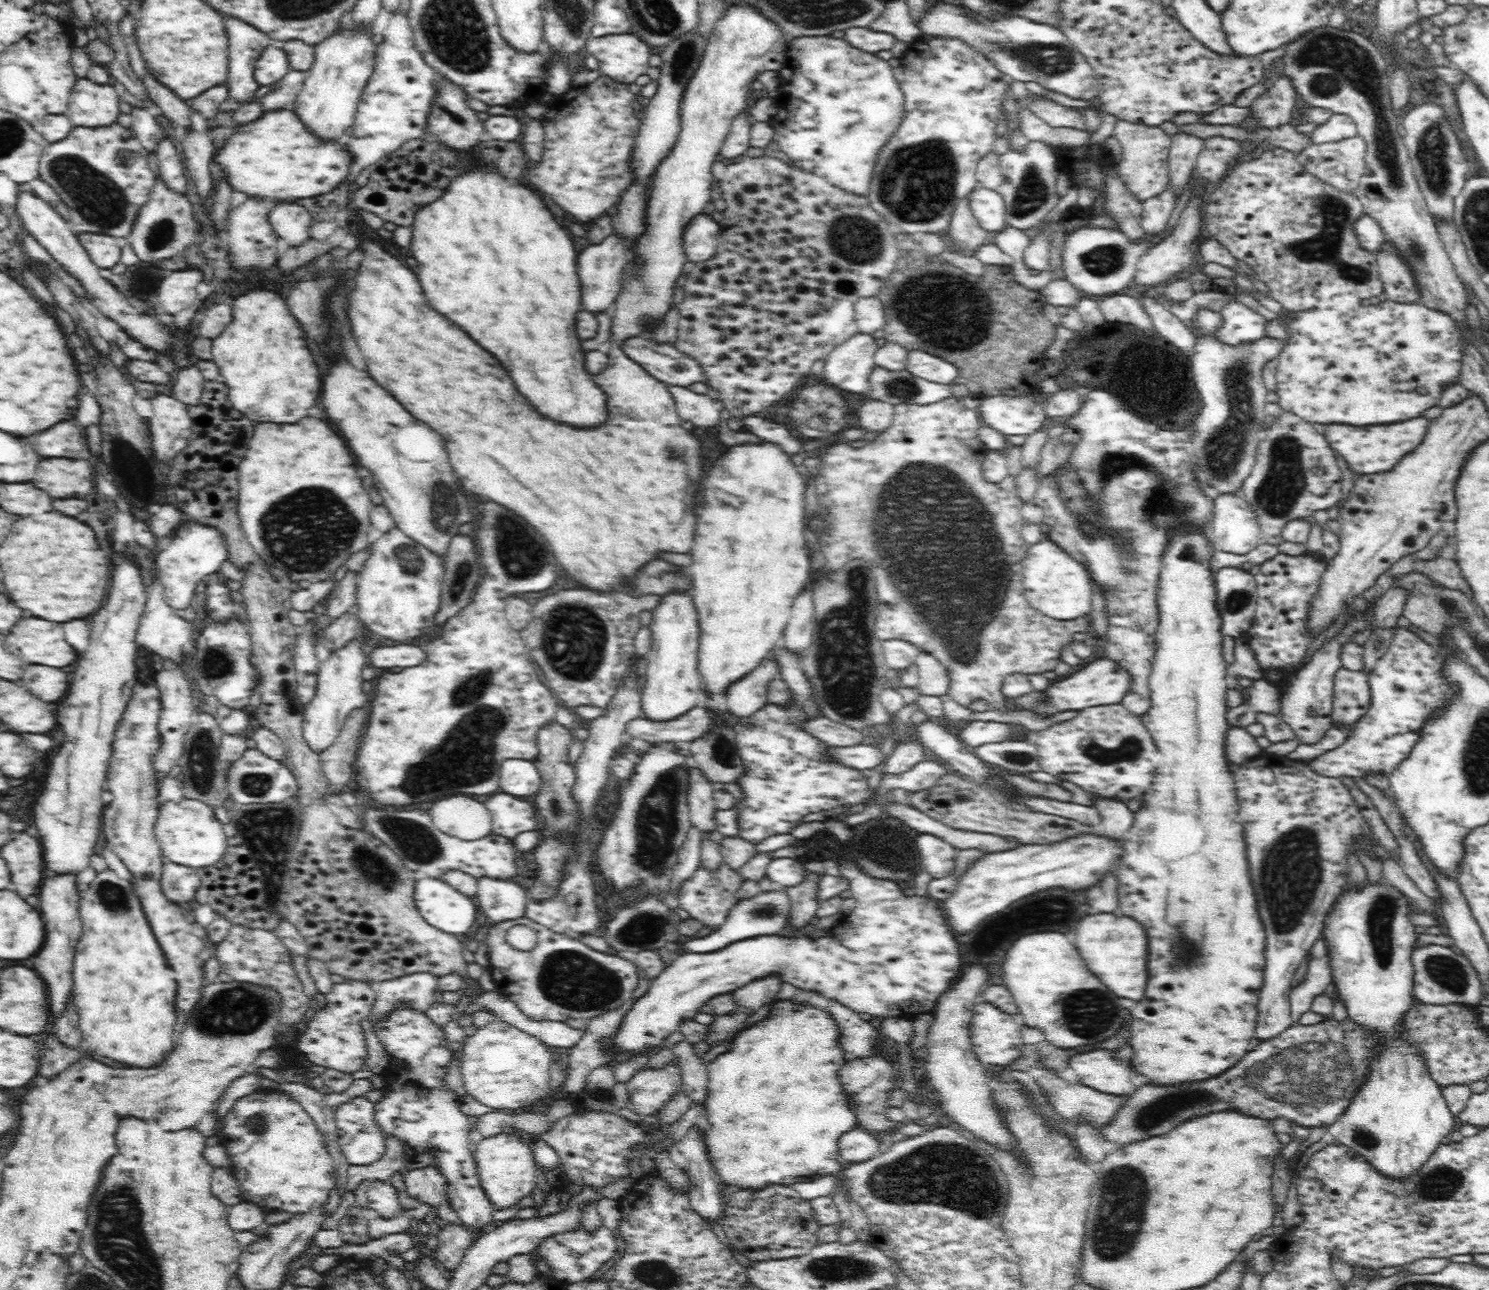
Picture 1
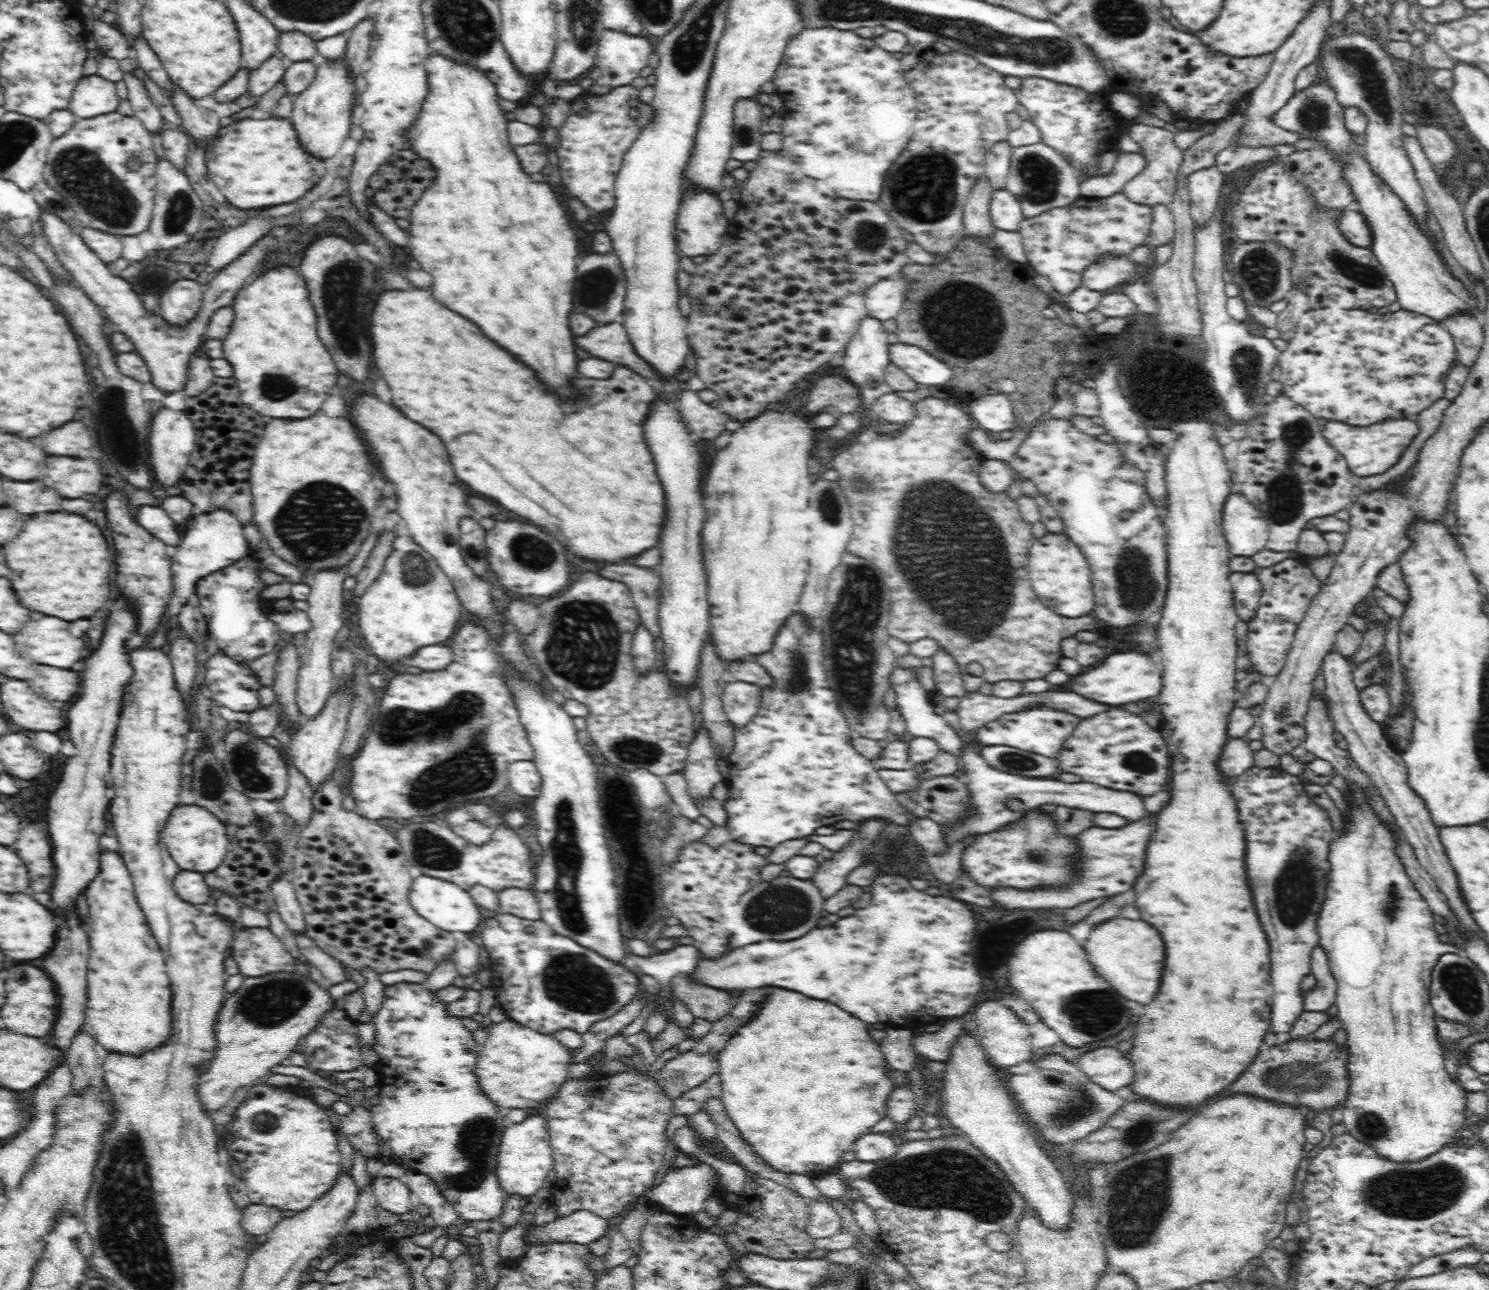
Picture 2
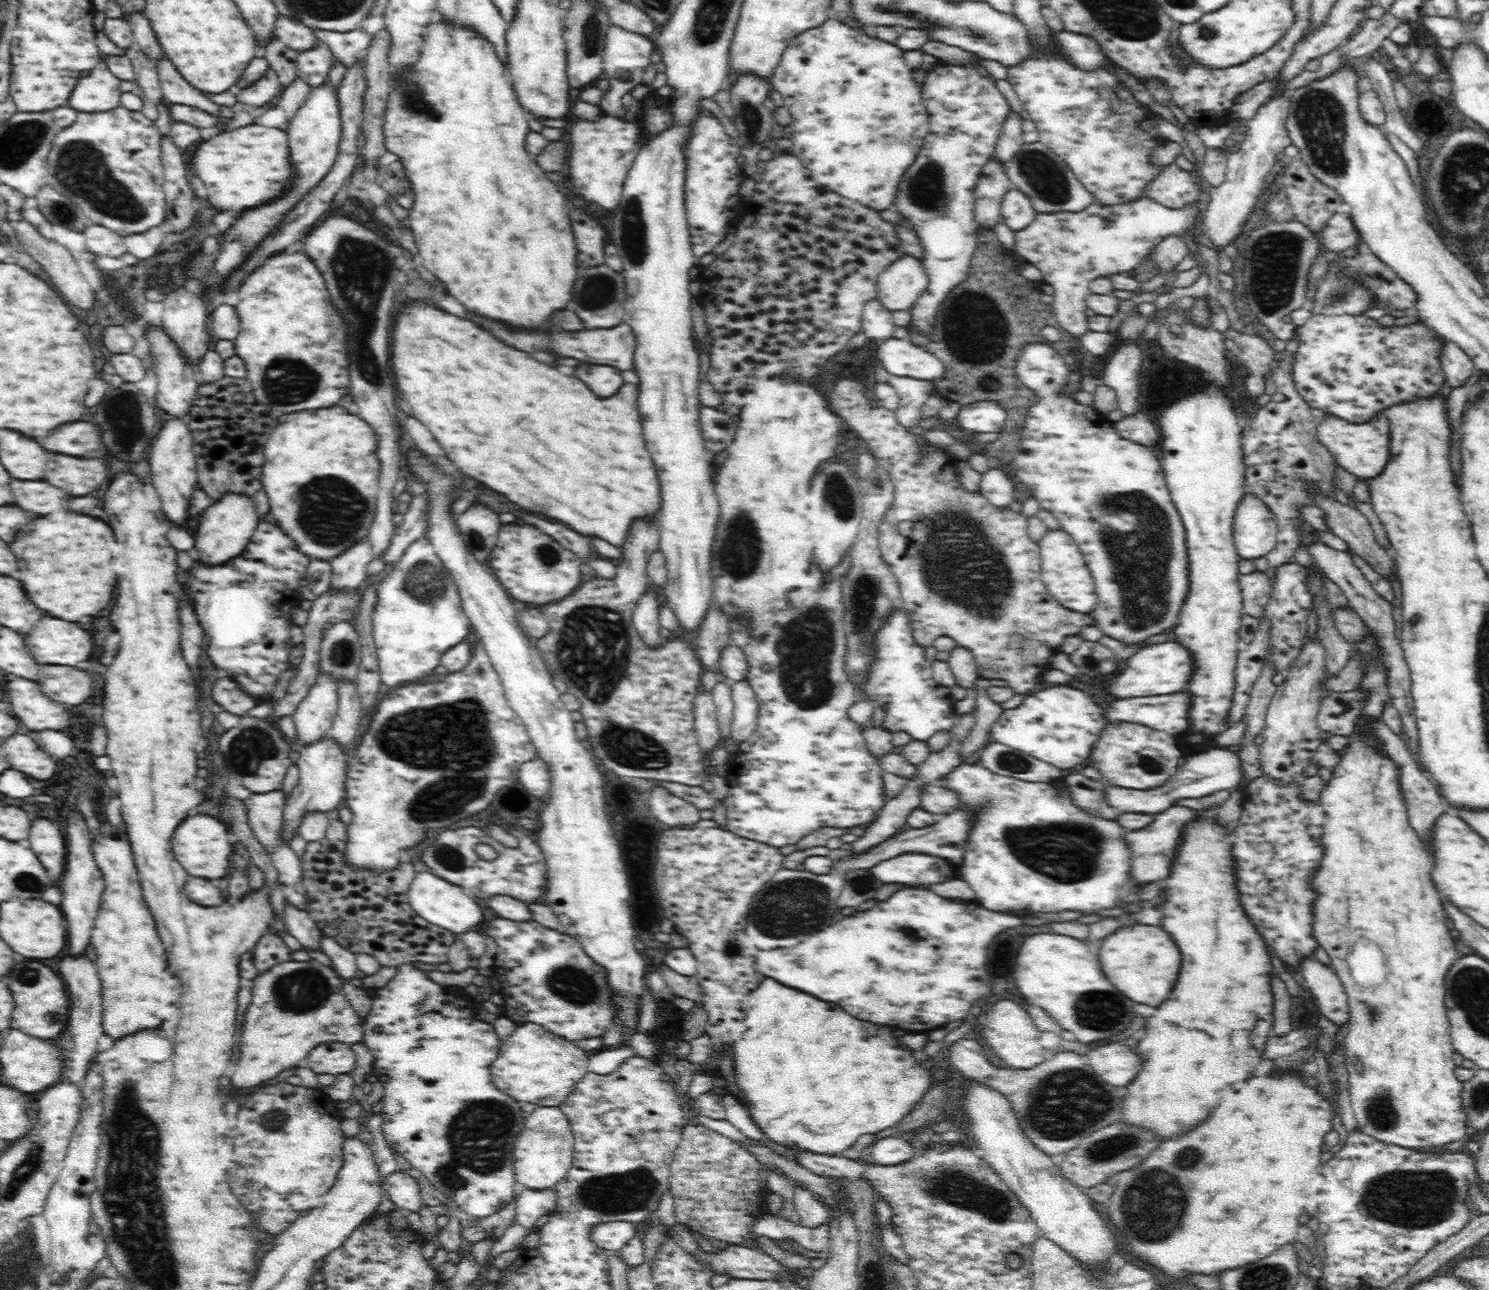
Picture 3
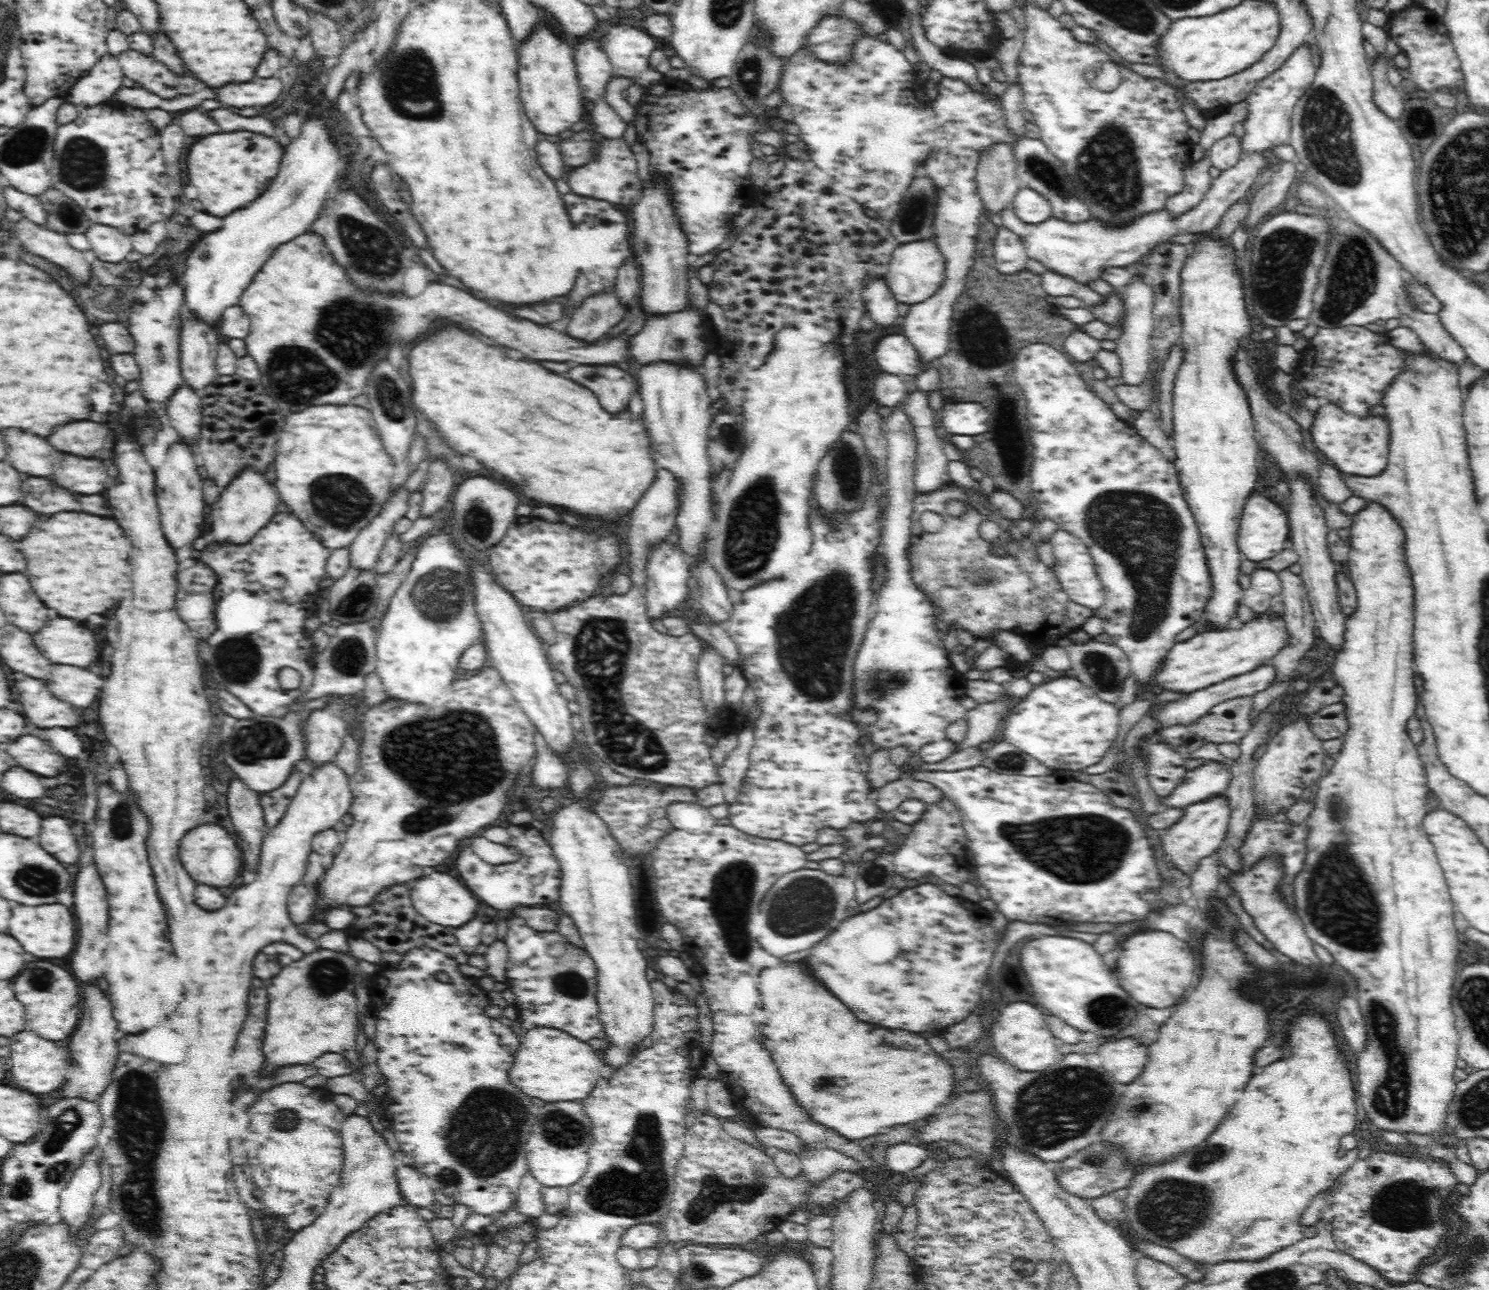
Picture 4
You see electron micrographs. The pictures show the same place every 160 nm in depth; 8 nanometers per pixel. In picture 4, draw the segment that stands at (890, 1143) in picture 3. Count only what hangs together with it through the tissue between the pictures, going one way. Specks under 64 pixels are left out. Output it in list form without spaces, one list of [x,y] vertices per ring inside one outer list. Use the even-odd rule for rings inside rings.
[[[898,1143],[886,1149],[885,1164],[892,1172],[905,1173],[918,1168],[932,1155],[920,1144]]]

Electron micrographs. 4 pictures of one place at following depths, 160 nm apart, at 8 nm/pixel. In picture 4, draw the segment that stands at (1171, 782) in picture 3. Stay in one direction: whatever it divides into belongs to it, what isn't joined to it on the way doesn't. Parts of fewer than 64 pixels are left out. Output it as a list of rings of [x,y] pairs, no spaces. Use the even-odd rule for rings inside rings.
[[[1205,761],[1204,766],[1186,771],[1185,783],[1180,780],[1170,798],[1163,798],[1163,803],[1184,810],[1190,804],[1225,794],[1232,775],[1228,767],[1214,761]]]

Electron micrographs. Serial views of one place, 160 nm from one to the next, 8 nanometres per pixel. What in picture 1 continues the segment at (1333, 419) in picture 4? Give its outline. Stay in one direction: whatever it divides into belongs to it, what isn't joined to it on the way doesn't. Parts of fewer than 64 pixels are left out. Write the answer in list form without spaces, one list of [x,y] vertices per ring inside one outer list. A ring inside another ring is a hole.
[[[1414,418],[1400,424],[1376,424],[1368,428],[1352,428],[1348,424],[1328,424],[1323,433],[1335,452],[1348,462],[1354,475],[1375,475],[1394,468],[1408,452],[1412,452],[1426,436],[1429,420]]]

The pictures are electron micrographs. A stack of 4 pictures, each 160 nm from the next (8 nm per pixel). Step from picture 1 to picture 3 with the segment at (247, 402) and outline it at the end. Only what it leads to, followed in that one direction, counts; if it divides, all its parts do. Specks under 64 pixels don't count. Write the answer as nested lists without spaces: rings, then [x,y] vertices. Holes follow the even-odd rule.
[[[304,251],[276,252],[252,270],[251,274],[246,278],[245,282],[236,292],[236,307],[239,319],[241,320],[242,330],[239,330],[238,336],[233,340],[237,355],[246,363],[247,378],[246,380],[252,386],[252,391],[256,400],[262,404],[268,404],[272,410],[280,410],[280,412],[298,412],[298,410],[316,410],[316,408],[330,408],[334,404],[338,404],[346,394],[350,394],[350,376],[348,376],[348,352],[346,352],[346,330],[342,328],[342,316],[340,312],[334,312],[334,304],[332,300],[326,296],[326,282],[322,280],[322,274],[318,272],[318,268],[314,268],[314,262]]]

